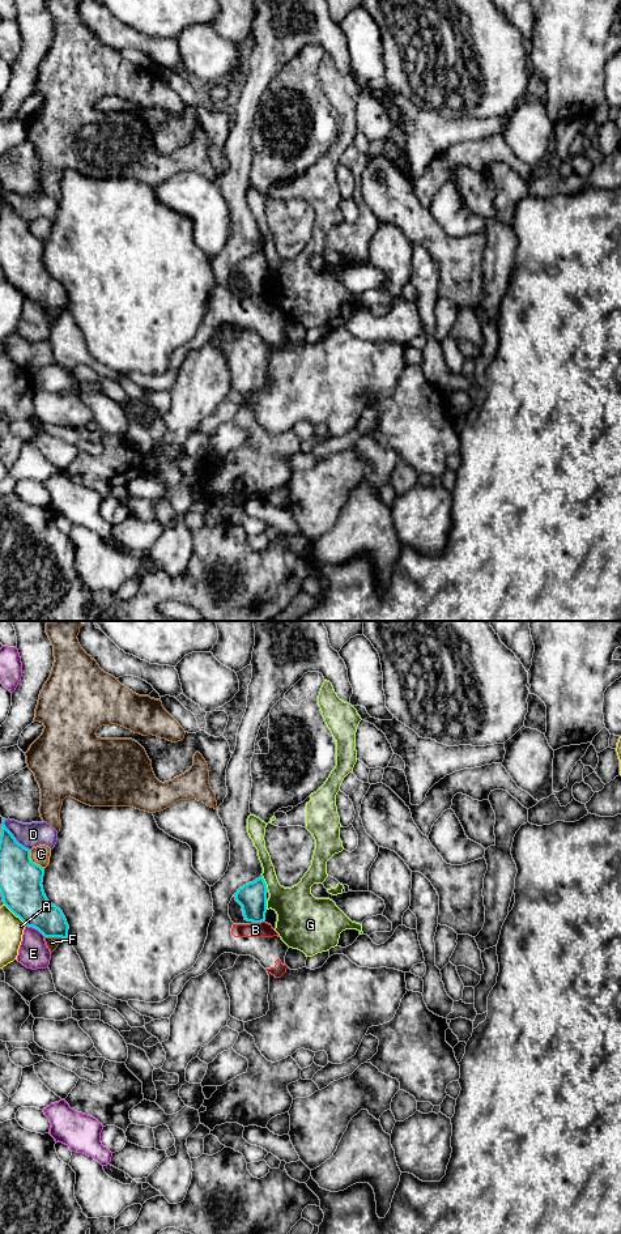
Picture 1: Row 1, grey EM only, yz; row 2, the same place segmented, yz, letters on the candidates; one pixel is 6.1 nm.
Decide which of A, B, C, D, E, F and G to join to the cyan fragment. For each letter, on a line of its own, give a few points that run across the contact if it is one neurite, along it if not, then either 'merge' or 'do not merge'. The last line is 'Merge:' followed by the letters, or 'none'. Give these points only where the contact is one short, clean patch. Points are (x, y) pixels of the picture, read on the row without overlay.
A: do not merge
B: yz (263, 293), (252, 296) | do not merge
C: do not merge
D: do not merge
E: do not merge
F: do not merge
G: do not merge
Merge: none

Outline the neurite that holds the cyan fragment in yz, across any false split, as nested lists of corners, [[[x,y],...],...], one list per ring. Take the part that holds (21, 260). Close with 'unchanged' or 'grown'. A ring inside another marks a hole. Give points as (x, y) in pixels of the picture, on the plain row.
[[[4,193],[0,208],[0,265],[4,277],[44,310],[67,311],[67,292],[43,263],[44,241],[31,234],[30,222],[16,213]]]; unchanged

